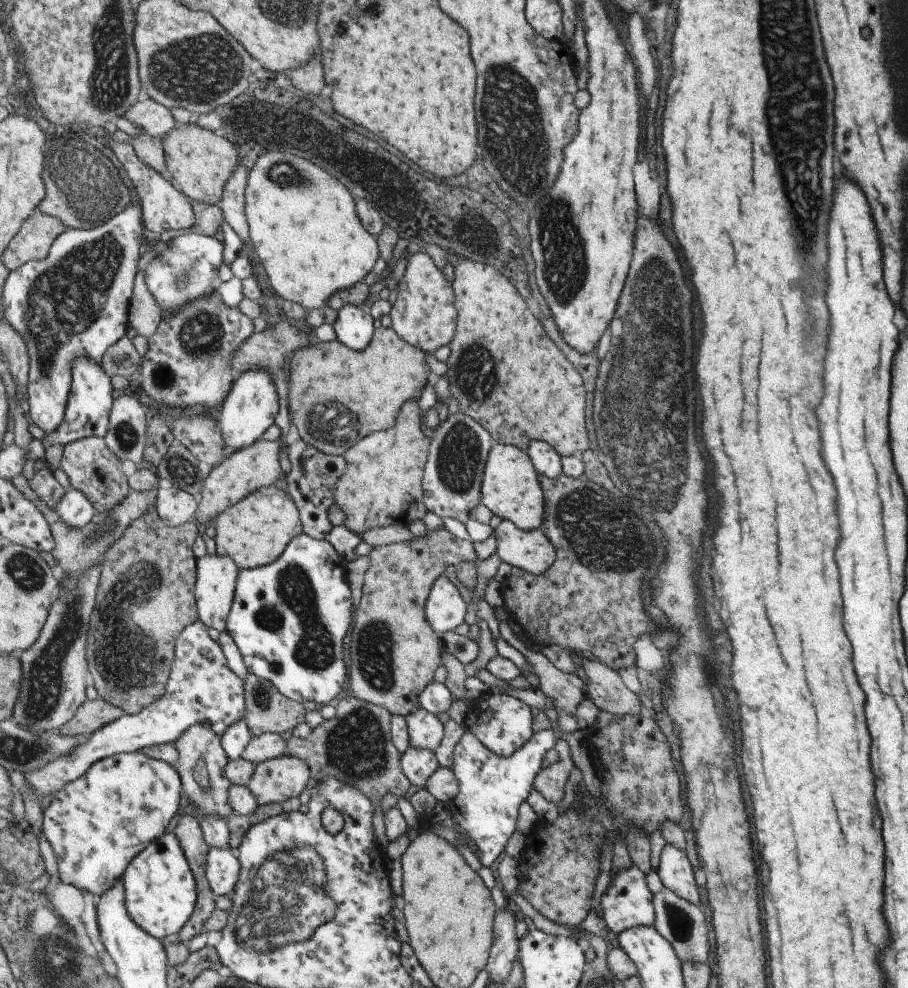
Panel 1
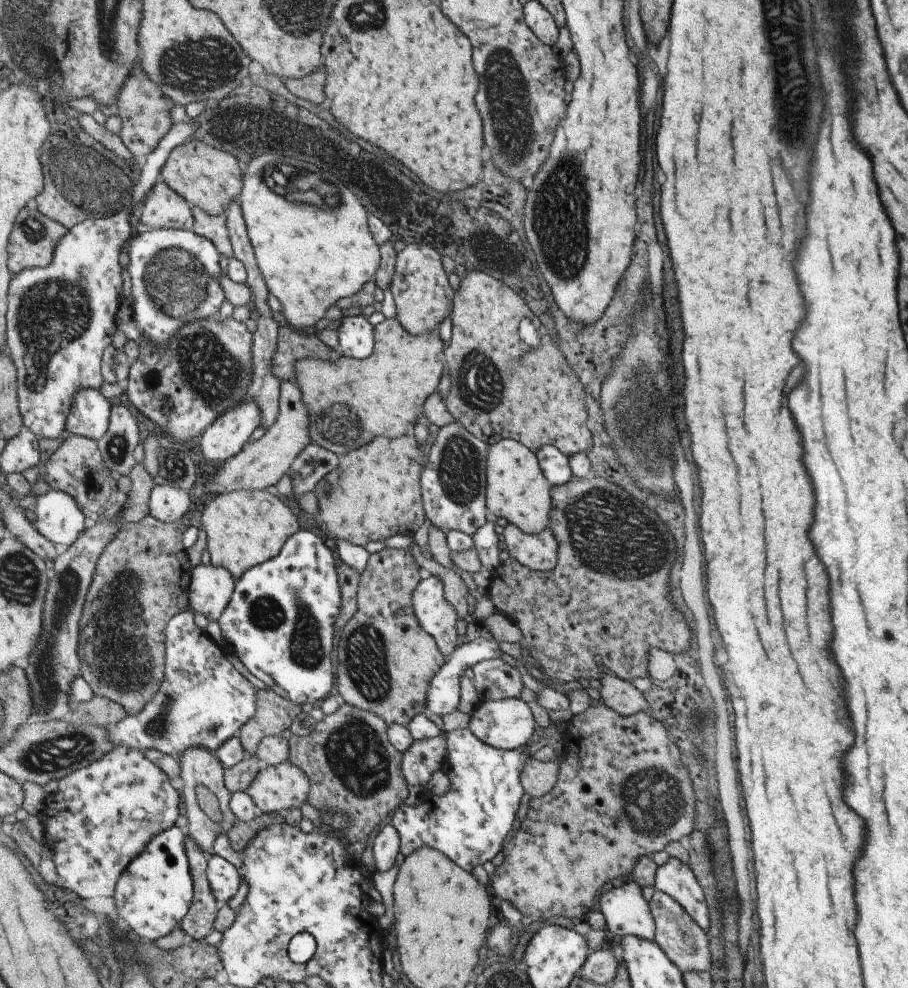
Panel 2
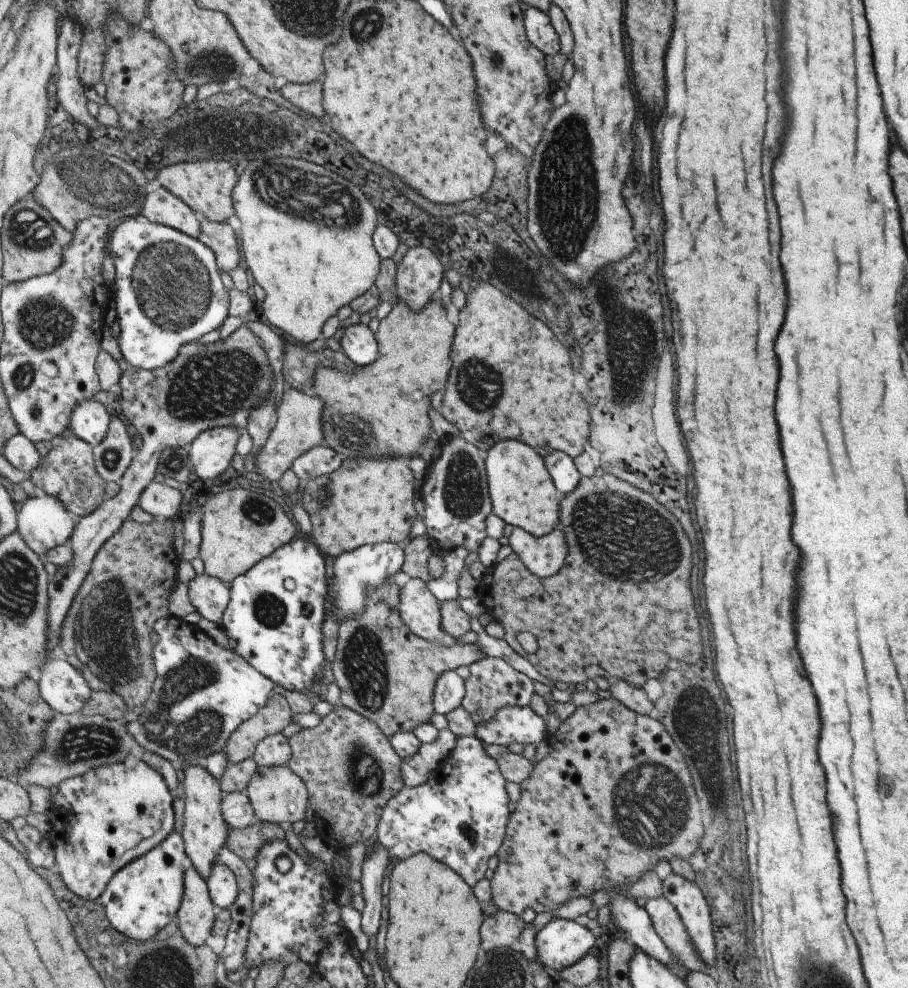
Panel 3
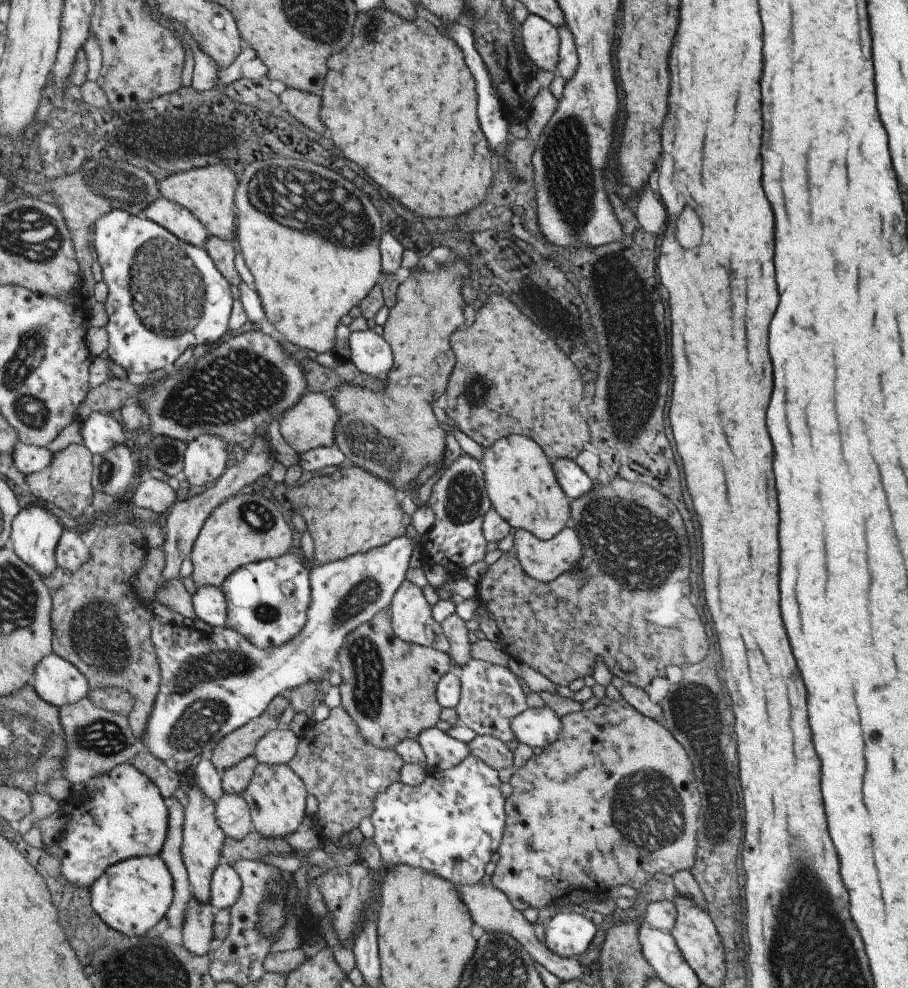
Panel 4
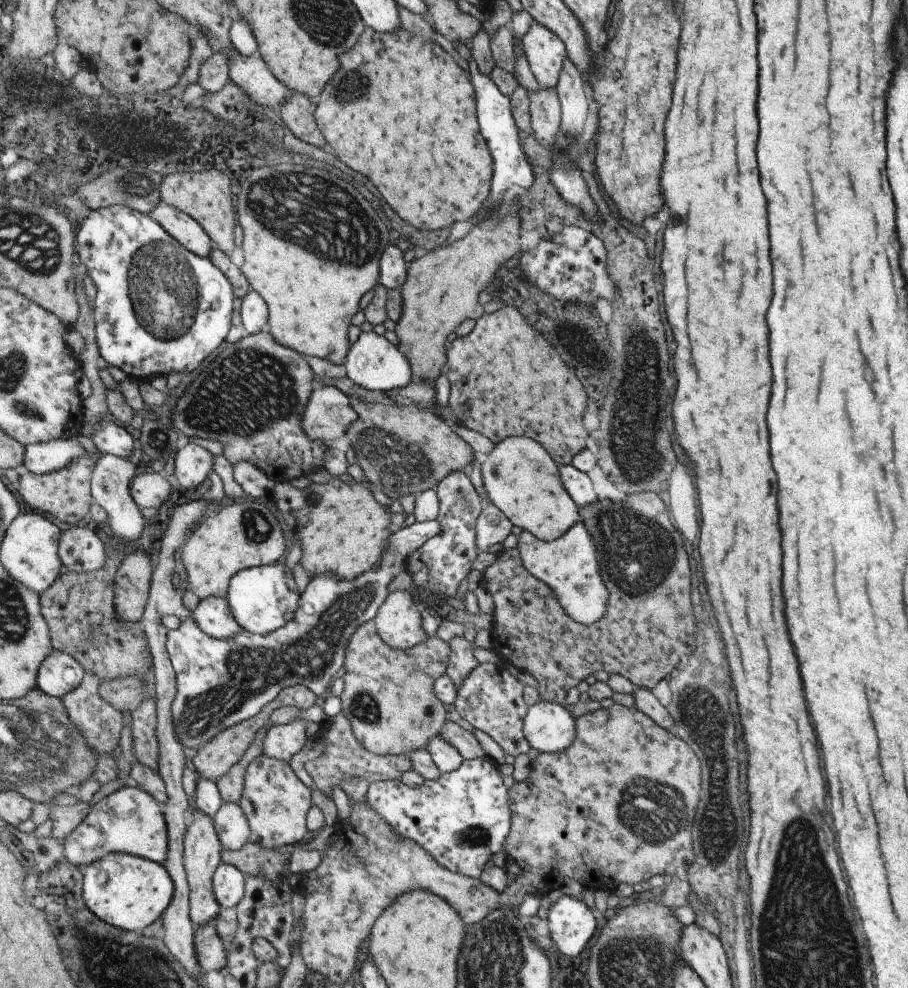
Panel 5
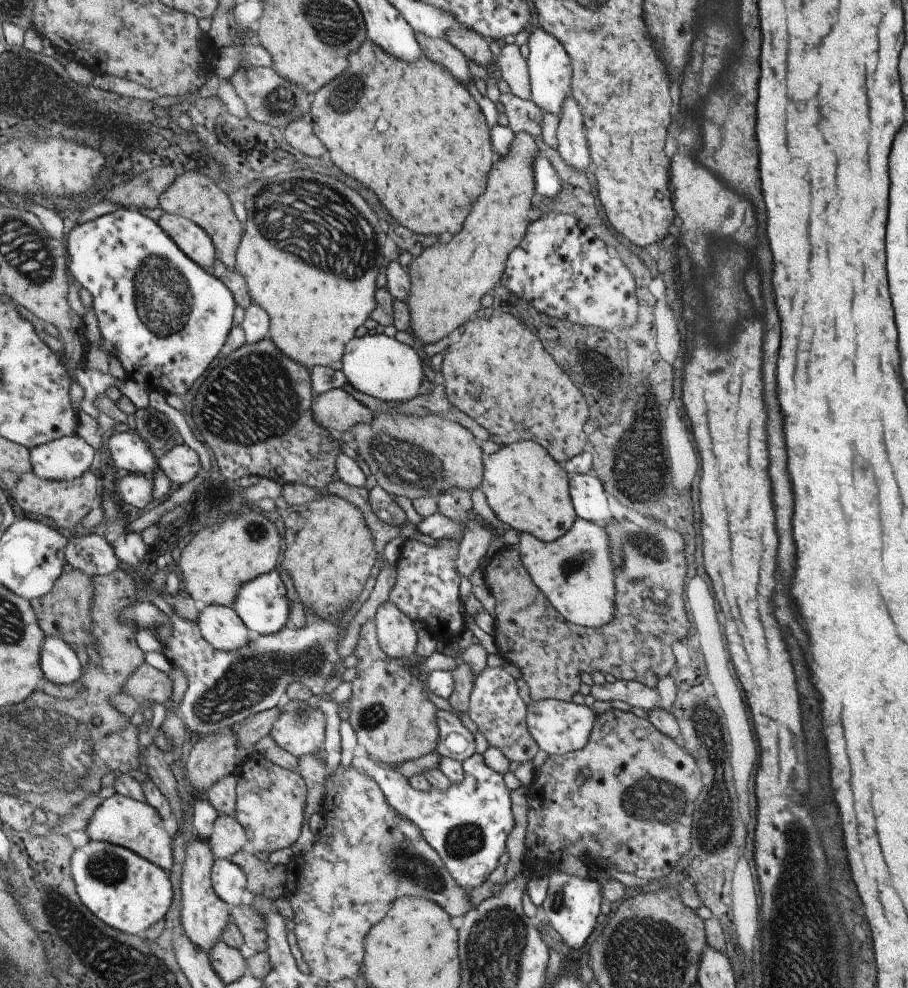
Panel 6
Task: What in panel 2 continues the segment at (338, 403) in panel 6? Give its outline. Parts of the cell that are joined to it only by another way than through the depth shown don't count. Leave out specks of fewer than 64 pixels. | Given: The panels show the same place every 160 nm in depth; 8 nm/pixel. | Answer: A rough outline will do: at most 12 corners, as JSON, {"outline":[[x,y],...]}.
{"outline":[[296,380],[279,414],[211,477],[213,495],[275,486],[311,444]]}

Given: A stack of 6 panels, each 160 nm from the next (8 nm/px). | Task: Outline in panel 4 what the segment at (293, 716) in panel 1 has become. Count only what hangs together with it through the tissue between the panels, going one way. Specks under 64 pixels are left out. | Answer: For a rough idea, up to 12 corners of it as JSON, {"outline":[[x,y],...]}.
{"outline":[[275,696],[262,716],[225,736],[208,755],[224,772],[254,756],[281,727],[292,696]]}

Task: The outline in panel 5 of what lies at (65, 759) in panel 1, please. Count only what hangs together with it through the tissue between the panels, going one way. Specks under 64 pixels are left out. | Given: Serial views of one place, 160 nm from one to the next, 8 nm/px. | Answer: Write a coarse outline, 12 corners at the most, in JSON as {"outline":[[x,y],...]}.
{"outline":[[440,522],[391,536],[378,569],[311,578],[260,635],[168,631],[173,724],[198,751],[287,686],[325,697]]}

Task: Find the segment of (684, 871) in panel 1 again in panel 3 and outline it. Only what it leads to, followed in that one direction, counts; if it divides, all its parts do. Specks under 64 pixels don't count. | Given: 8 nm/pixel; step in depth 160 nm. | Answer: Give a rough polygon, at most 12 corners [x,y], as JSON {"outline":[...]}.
{"outline":[[669,873],[662,896],[675,907],[700,959],[713,968],[709,906],[694,882]]}

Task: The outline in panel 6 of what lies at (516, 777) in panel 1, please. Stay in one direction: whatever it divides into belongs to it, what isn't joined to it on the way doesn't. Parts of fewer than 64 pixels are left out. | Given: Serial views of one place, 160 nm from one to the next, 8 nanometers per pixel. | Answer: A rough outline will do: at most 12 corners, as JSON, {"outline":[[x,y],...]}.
{"outline":[[358,753],[469,892],[499,866],[515,828],[503,773],[475,753],[465,778],[420,791]]}

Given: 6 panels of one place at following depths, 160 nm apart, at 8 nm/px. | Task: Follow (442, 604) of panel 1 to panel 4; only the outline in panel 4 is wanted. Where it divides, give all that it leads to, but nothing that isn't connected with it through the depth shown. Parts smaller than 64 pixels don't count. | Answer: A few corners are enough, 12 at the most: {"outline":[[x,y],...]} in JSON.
{"outline":[[406,579],[389,612],[409,644],[451,650],[423,588]]}

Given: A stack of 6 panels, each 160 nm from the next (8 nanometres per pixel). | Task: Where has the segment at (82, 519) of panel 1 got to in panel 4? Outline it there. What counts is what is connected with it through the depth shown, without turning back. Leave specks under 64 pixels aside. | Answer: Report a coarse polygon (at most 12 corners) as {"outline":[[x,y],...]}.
{"outline":[[43,506],[24,508],[10,545],[42,577],[58,566],[65,528]]}

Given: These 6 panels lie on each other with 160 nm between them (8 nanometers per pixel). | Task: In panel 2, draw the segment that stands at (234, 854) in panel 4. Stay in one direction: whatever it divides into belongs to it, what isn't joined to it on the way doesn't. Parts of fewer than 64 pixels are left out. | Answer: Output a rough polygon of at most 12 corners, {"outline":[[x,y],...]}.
{"outline":[[260,812],[237,820],[228,832],[236,851],[244,852],[258,832],[283,822],[284,813]]}

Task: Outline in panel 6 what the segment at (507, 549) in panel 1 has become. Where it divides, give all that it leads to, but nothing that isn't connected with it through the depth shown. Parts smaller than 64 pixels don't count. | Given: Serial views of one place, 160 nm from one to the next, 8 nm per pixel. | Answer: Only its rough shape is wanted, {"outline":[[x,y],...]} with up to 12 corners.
{"outline":[[578,517],[544,543],[520,533],[530,575],[567,620],[614,618],[607,532]]}

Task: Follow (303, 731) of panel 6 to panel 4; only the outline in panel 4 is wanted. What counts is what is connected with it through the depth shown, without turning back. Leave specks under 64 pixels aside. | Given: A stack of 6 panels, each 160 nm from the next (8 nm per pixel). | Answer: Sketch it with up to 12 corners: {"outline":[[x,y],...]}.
{"outline":[[286,727],[256,748],[260,763],[289,765],[301,741]]}

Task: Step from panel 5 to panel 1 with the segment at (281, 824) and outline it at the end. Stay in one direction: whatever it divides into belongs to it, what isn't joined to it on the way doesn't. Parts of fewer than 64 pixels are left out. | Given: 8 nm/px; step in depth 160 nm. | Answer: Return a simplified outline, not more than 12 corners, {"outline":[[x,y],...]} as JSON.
{"outline":[[285,754],[259,763],[248,787],[260,805],[301,796],[306,760]]}

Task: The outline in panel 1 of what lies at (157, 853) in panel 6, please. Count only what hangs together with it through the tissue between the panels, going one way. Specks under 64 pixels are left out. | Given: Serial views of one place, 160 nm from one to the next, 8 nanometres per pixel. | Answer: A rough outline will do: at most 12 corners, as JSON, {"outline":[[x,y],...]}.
{"outline":[[95,763],[44,811],[62,881],[102,896],[181,808],[177,766]]}

